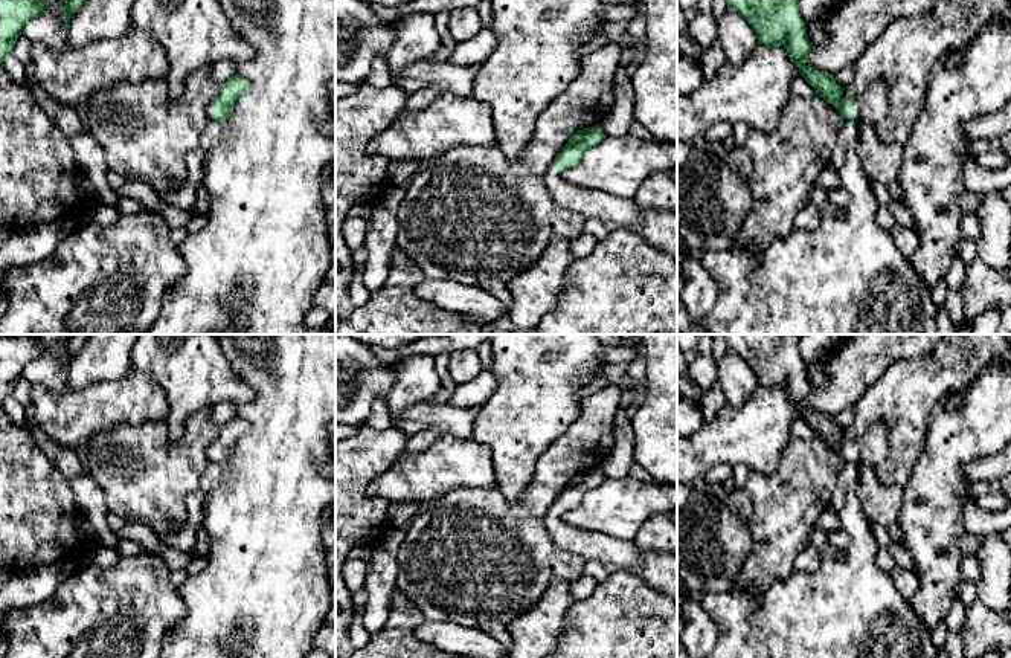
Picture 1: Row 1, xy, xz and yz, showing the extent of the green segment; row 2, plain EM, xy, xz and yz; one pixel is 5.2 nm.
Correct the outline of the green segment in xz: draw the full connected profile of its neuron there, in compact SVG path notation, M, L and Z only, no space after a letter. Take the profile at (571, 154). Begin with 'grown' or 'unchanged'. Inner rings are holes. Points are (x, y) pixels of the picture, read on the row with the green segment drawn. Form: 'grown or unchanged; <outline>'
grown; M599 125L576 130L558 157L546 169L543 180L555 202L584 218L601 220L608 231L628 227L651 246L677 258L677 214L639 209L633 198L576 186L563 173L579 163L584 153L605 137Z

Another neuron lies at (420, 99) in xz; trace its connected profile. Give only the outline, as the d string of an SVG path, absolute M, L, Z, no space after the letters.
M425 87L407 96L404 108L398 113L396 119L406 116L407 113L419 111L428 107L436 98L444 95L438 87Z

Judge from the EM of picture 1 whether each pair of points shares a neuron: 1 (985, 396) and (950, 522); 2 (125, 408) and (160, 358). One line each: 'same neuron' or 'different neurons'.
1: same neuron
2: different neurons

